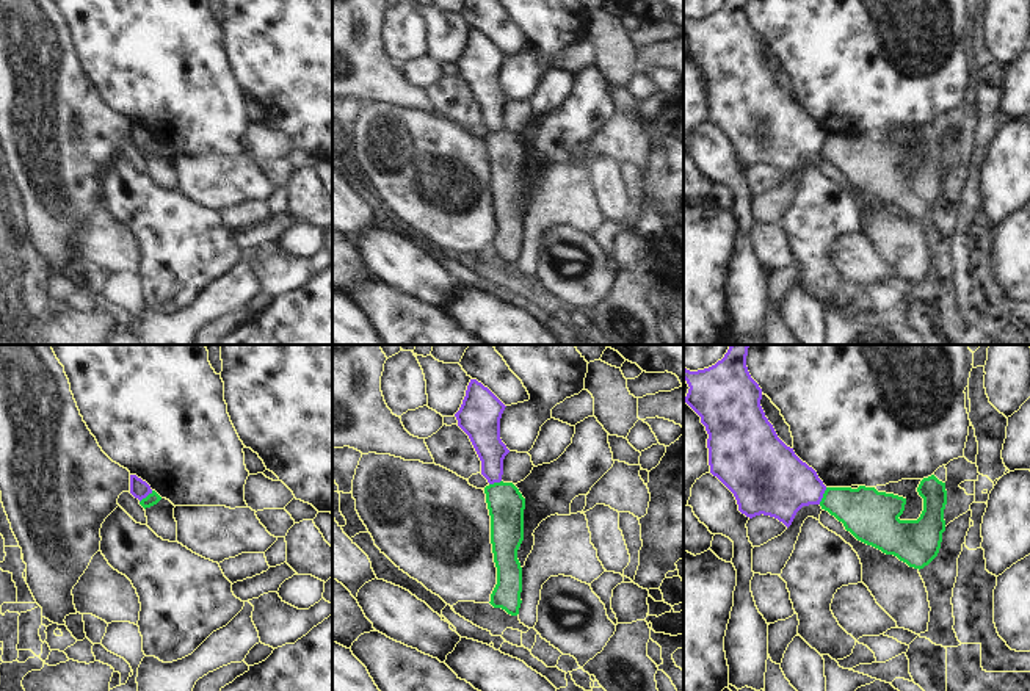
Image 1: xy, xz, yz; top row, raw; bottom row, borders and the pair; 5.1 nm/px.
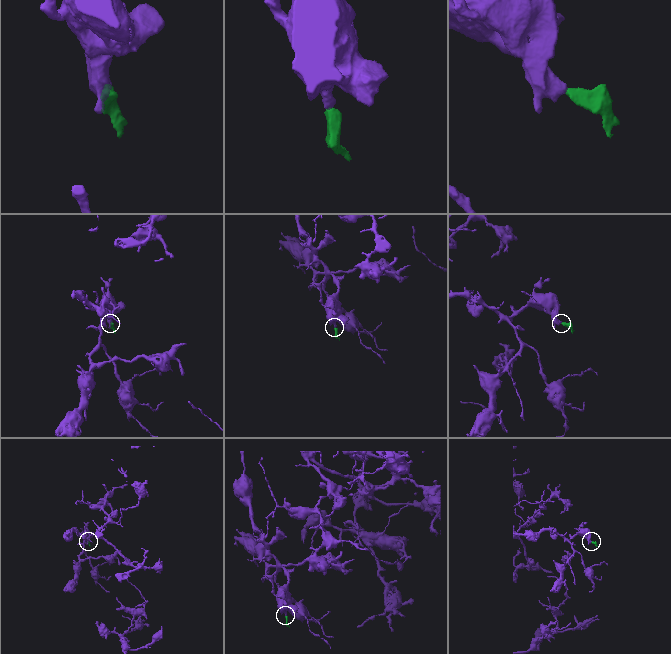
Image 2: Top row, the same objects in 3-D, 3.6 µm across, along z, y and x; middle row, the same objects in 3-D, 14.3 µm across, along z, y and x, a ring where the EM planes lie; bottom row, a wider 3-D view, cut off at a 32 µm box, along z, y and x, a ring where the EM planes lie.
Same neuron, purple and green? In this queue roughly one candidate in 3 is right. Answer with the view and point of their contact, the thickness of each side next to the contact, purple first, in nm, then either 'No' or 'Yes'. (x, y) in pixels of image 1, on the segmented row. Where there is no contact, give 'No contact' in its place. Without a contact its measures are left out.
Touches purple at yz (822, 495). Thickness 340 nm (purple) against 260 nm. No

